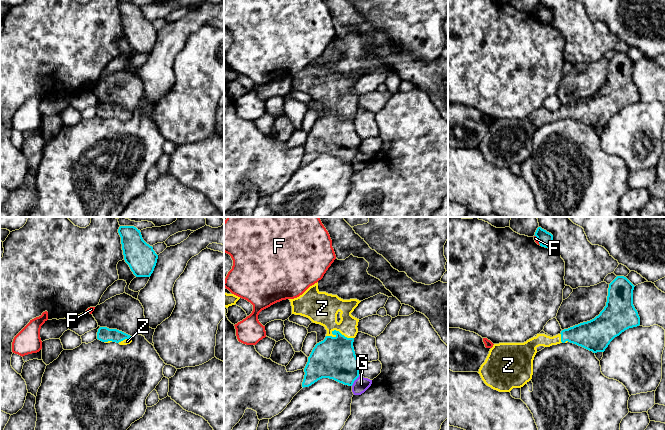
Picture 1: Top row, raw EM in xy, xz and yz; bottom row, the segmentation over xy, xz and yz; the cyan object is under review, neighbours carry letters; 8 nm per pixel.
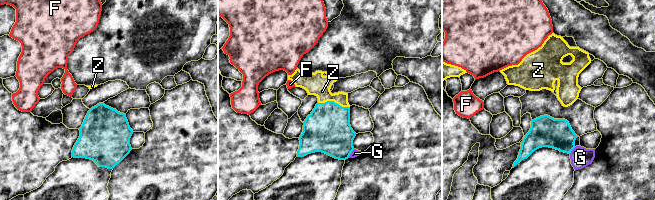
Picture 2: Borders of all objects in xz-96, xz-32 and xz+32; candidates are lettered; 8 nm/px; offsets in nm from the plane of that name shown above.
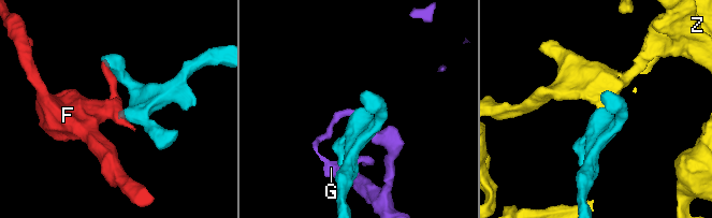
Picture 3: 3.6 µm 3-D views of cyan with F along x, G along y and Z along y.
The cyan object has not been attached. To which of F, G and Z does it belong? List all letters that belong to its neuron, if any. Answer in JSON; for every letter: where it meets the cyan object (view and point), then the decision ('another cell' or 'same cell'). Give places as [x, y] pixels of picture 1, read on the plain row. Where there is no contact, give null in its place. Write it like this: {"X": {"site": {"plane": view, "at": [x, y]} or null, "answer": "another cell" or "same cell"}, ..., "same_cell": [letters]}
{"F": {"site": {"plane": "yz", "at": [538, 16]}, "answer": "another cell"}, "G": {"site": {"plane": "xz", "at": [355, 155]}, "answer": "another cell"}, "Z": {"site": {"plane": "xz", "at": [338, 107]}, "answer": "same cell"}, "same_cell": ["Z"]}

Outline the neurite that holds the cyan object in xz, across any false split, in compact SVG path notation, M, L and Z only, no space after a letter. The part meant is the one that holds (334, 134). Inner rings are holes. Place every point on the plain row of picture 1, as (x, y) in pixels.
M318 58L310 62L302 71L289 75L292 82L292 90L309 94L313 99L320 100L327 106L323 117L313 124L308 138L304 144L302 163L309 163L322 154L333 155L344 161L352 162L359 153L361 138L357 135L353 123L354 114L358 109L359 95L351 89L361 78L357 75L343 76L337 71L320 68Z

